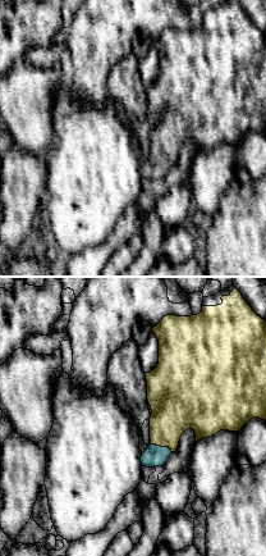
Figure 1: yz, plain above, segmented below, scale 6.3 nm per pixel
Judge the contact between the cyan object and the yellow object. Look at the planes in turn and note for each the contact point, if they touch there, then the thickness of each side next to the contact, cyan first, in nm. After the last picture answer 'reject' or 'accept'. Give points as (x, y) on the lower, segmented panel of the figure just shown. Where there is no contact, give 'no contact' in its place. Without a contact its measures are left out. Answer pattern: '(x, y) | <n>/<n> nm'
(163, 447) | 130/280 nm

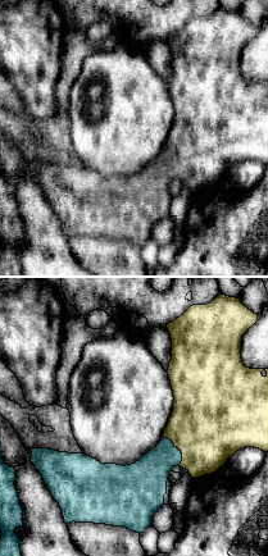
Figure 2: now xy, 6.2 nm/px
(177, 449) | 240/480 nm

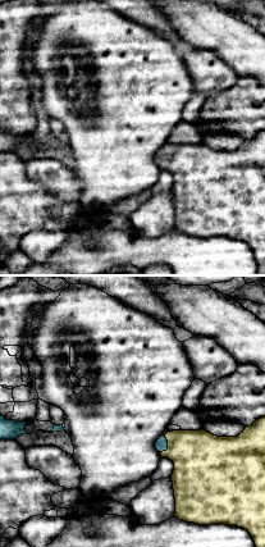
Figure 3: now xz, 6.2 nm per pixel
(167, 446) | 80/360 nm

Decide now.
accept

